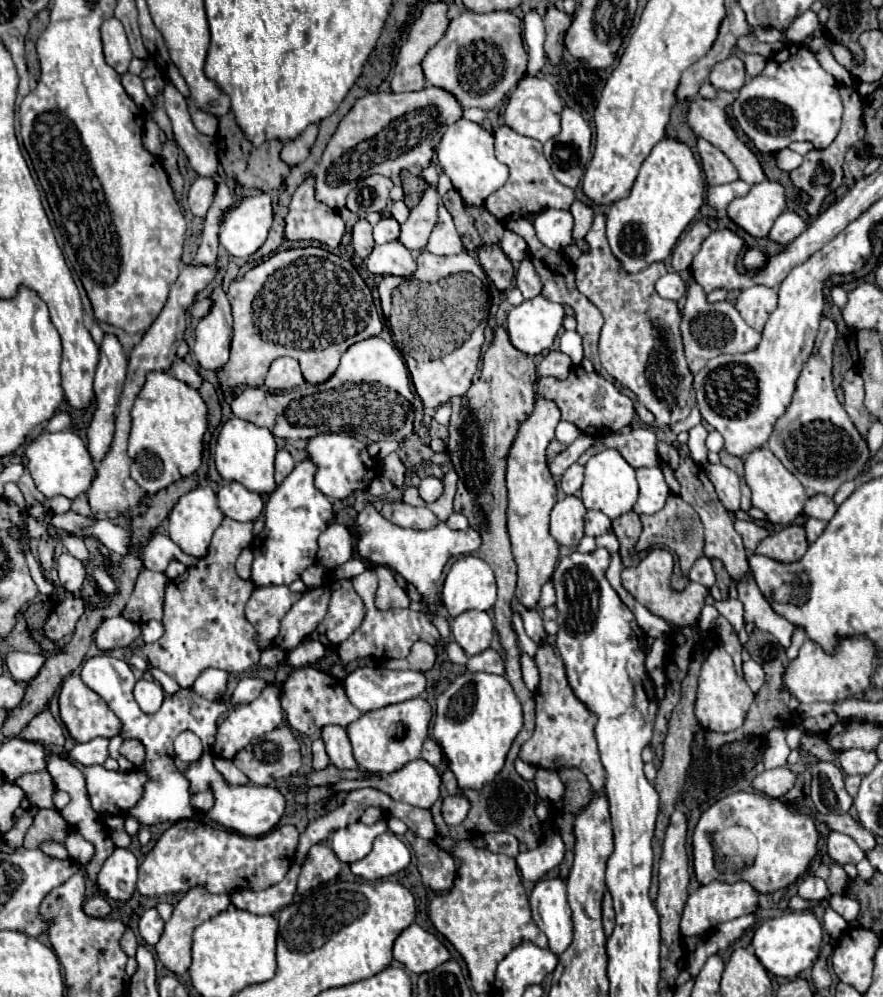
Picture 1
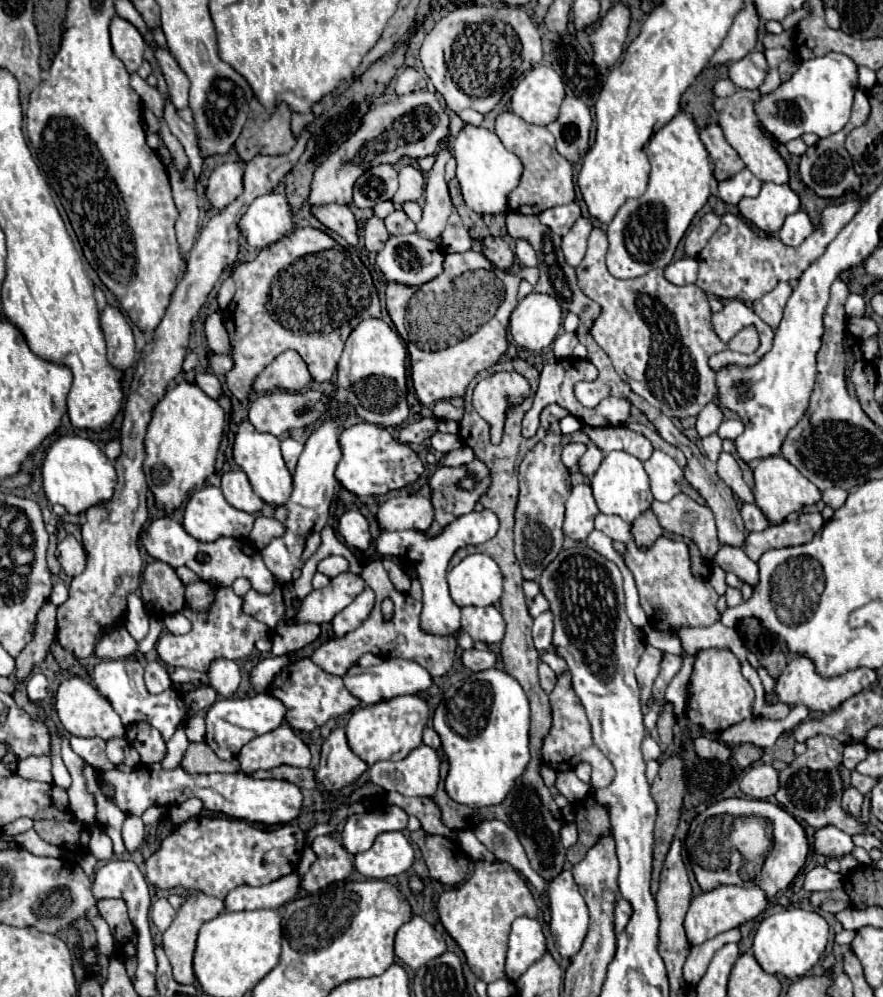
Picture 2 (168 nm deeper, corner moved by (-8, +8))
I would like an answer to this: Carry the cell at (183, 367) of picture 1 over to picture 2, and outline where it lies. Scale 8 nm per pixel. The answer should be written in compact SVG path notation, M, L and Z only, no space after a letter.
M207 371L205 373L197 373L195 375L195 383L213 399L217 399L221 395L221 383L213 373L207 373Z

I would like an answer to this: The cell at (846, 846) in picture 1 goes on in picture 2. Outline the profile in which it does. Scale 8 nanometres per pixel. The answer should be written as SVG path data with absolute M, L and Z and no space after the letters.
M823 827L815 833L815 851L823 853L829 859L841 859L843 855L849 855L855 849L855 843L851 835L837 827Z

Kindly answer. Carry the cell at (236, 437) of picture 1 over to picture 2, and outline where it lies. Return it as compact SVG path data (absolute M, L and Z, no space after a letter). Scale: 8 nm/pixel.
M245 419L237 433L235 433L235 443L233 443L233 461L247 473L253 491L265 501L265 503L273 503L273 505L283 505L293 489L291 483L291 473L283 463L281 457L281 441L271 435L271 433L261 433L255 431L255 427L249 423L249 419Z

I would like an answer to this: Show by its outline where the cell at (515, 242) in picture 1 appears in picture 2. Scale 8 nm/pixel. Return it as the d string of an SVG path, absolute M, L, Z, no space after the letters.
M517 239L517 241L515 241L515 255L519 257L519 261L521 261L523 265L537 265L535 249L533 249L525 239Z

